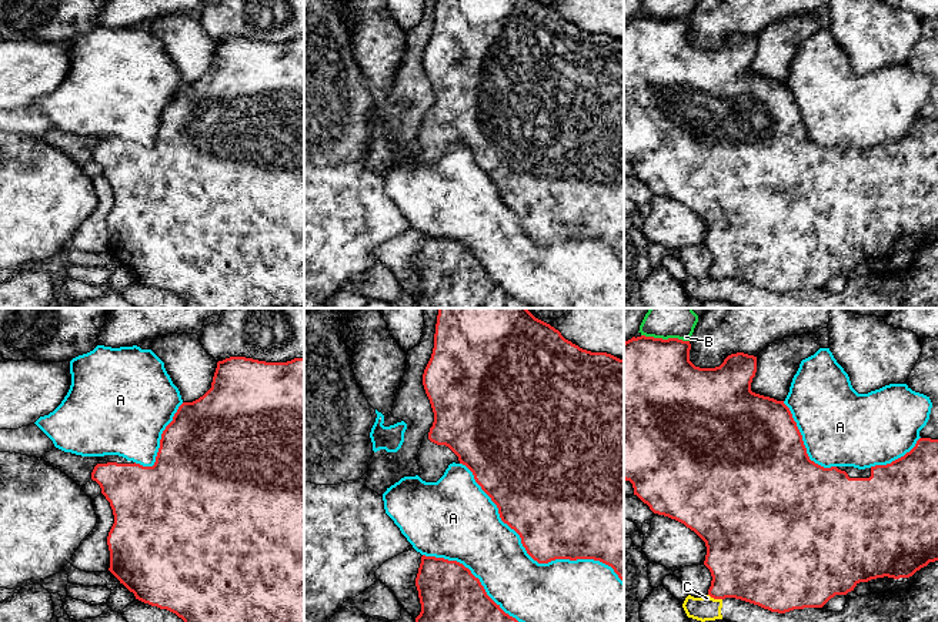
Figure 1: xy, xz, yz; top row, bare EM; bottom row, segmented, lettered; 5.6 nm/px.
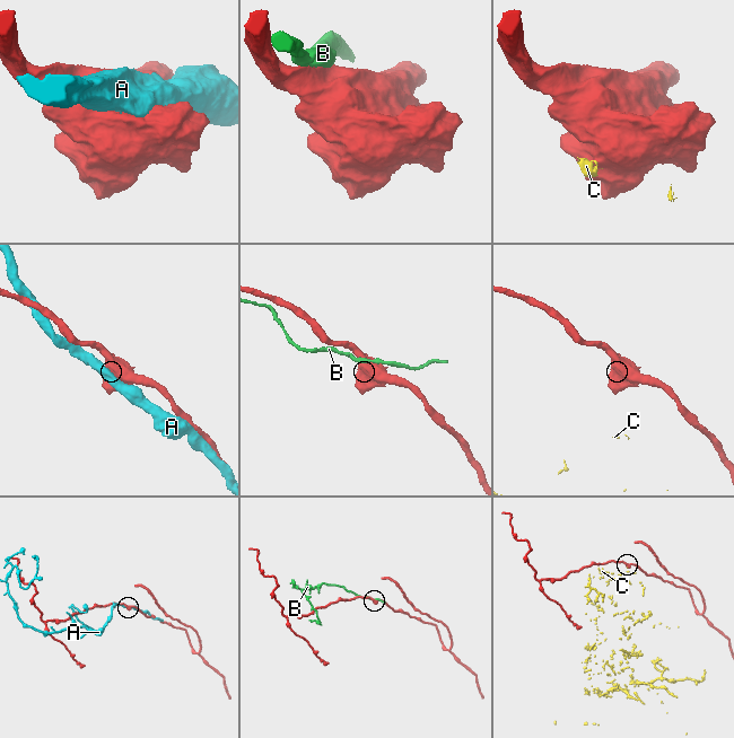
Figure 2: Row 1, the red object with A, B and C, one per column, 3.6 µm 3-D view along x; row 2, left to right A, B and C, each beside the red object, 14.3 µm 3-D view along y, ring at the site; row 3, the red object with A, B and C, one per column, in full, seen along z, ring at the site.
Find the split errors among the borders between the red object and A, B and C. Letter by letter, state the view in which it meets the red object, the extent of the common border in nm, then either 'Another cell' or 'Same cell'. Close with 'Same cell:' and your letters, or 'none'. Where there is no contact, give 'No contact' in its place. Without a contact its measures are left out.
A: Touches red in xz. Shared border 1150 nm. Another cell
B: Touches red in yz. Shared border 280 nm. Another cell
C: Touches red in yz. Shared border 90 nm. Another cell
Same cell: none

